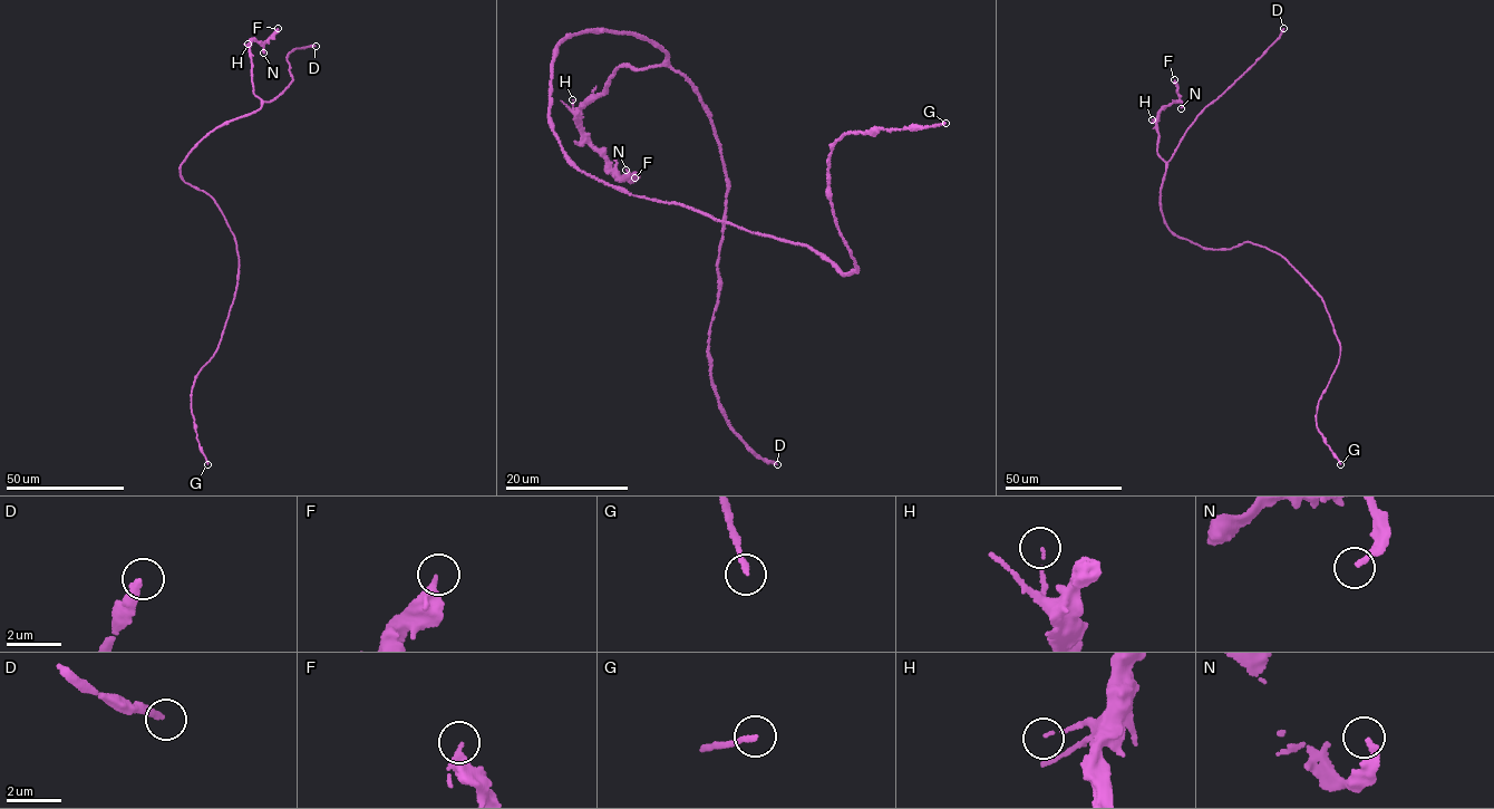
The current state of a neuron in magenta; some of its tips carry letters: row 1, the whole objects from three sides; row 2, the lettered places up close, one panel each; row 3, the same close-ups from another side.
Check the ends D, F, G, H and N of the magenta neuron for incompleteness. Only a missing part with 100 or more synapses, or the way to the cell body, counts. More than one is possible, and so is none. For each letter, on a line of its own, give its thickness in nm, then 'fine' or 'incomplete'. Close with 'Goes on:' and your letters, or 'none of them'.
D: calibre 280 nm; incomplete
F: calibre 320 nm; fine
G: calibre 190 nm; fine
H: calibre 80 nm; fine
N: calibre 240 nm; fine
Goes on: D

